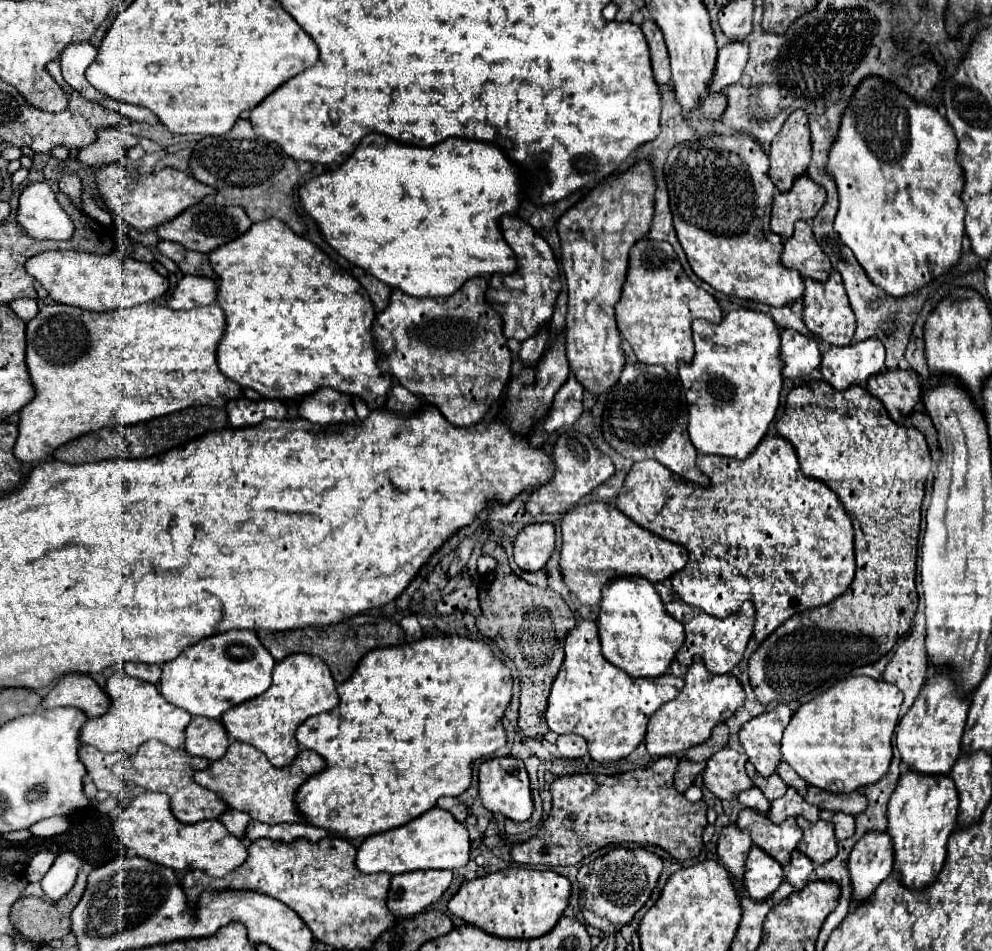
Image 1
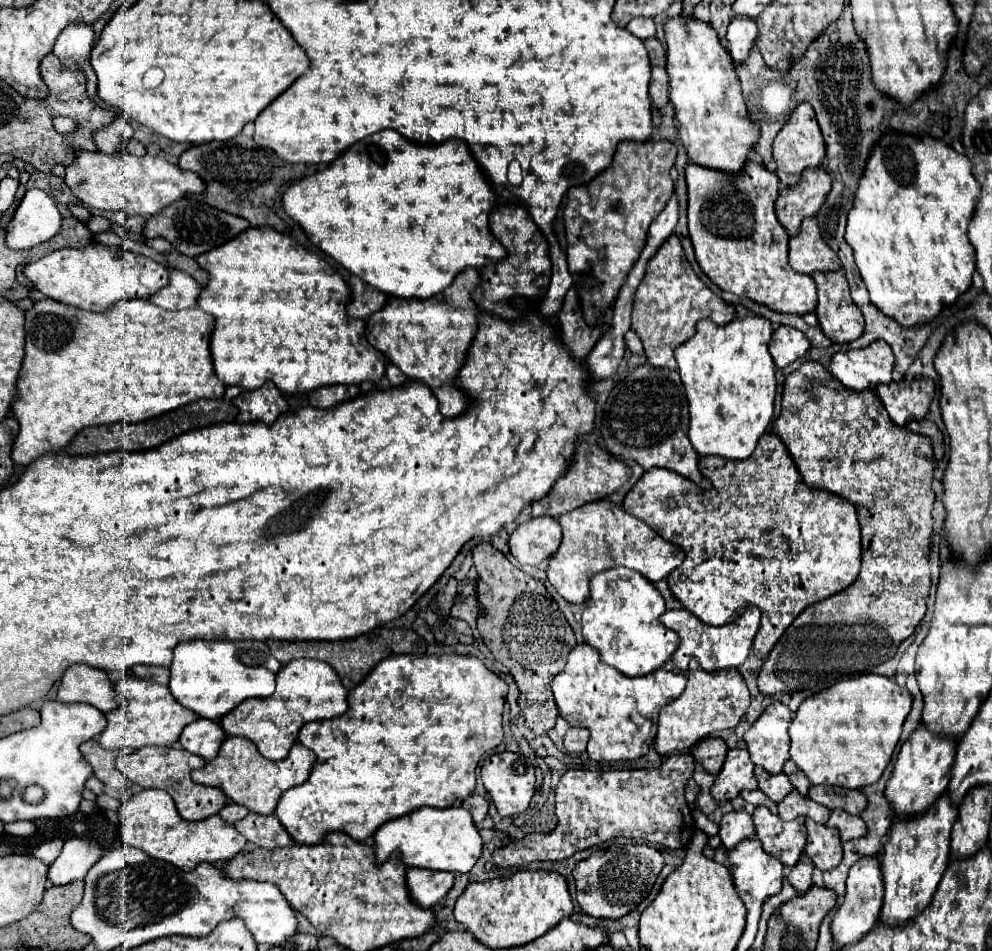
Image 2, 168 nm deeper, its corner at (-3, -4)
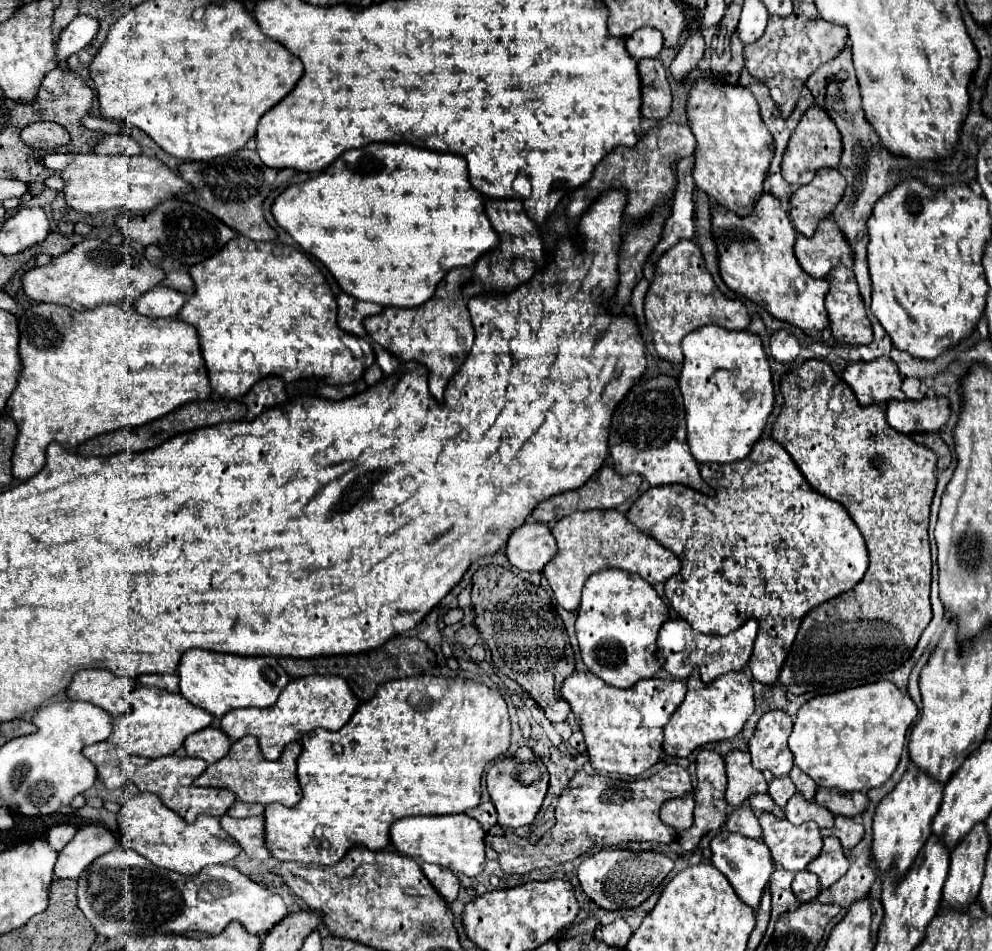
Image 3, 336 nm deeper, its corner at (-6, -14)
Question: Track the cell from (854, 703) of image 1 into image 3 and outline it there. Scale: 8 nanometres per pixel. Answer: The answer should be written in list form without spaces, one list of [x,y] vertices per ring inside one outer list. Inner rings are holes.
[[[884,679],[830,695],[818,695],[804,703],[796,715],[788,741],[794,763],[810,775],[818,787],[844,793],[880,787],[894,773],[906,743],[906,731],[916,715],[918,707],[910,695]]]

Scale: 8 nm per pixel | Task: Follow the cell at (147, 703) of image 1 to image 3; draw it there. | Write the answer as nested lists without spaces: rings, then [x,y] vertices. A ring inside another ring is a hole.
[[[142,685],[134,691],[130,691],[126,699],[128,699],[130,711],[124,717],[116,719],[114,731],[108,739],[114,745],[118,745],[120,749],[124,749],[128,755],[140,755],[140,757],[148,757],[148,759],[172,755],[176,749],[182,747],[182,743],[188,735],[192,735],[200,729],[206,729],[214,721],[214,717],[208,711],[190,705],[178,693],[170,693],[164,689]]]

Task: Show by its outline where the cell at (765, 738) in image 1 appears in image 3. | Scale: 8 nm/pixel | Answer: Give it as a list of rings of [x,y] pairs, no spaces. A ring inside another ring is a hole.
[[[768,711],[760,717],[748,743],[752,767],[770,771],[776,777],[790,773],[794,765],[794,757],[788,749],[788,735],[792,725],[792,717],[784,711]]]

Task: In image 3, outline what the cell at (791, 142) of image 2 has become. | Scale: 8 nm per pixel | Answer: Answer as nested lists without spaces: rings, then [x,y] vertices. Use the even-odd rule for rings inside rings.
[[[812,105],[800,119],[798,127],[794,129],[788,147],[782,155],[782,177],[790,185],[806,185],[814,179],[814,173],[822,167],[836,167],[840,161],[842,141],[836,125],[832,125],[832,119],[826,115],[826,111],[818,105]]]

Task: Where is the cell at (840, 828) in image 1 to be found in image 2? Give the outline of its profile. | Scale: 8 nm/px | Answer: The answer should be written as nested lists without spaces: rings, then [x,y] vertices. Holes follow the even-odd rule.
[[[833,809],[831,811],[831,819],[827,821],[829,827],[835,827],[839,829],[841,833],[841,841],[853,841],[853,839],[859,839],[867,833],[867,825],[861,817],[857,815],[849,815],[841,809]]]

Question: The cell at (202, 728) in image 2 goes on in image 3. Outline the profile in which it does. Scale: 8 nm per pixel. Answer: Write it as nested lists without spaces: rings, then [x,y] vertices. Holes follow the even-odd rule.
[[[210,725],[198,733],[192,733],[184,741],[184,749],[190,757],[204,759],[206,763],[216,763],[220,761],[228,749],[230,749],[230,739],[224,735],[224,731],[216,725]]]

